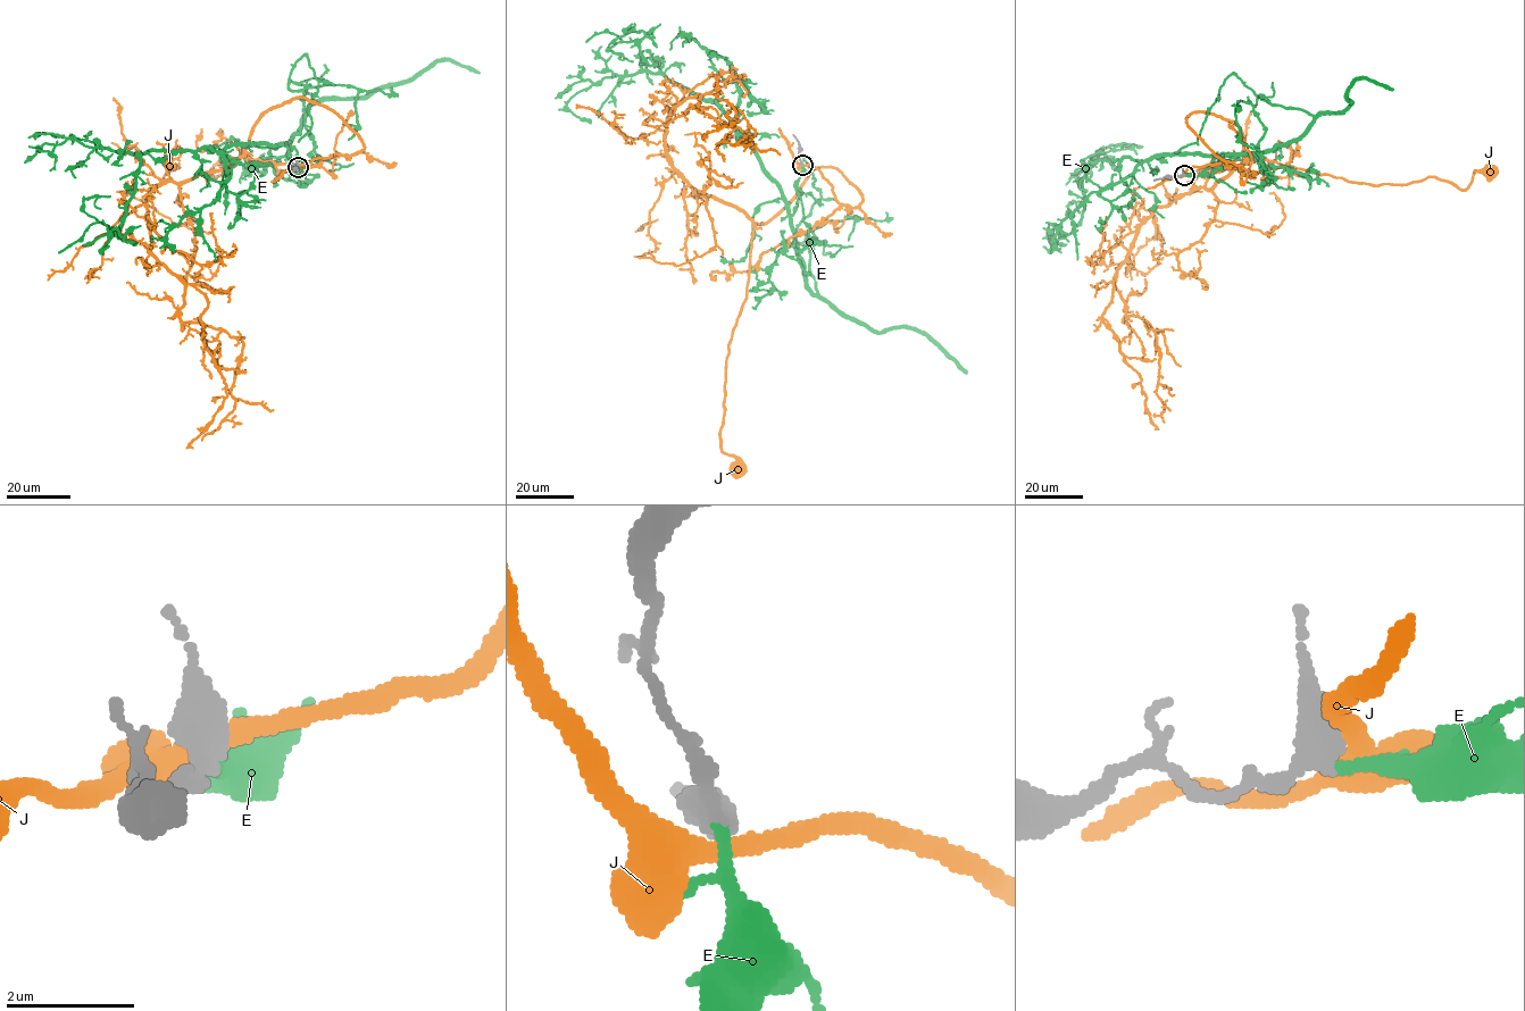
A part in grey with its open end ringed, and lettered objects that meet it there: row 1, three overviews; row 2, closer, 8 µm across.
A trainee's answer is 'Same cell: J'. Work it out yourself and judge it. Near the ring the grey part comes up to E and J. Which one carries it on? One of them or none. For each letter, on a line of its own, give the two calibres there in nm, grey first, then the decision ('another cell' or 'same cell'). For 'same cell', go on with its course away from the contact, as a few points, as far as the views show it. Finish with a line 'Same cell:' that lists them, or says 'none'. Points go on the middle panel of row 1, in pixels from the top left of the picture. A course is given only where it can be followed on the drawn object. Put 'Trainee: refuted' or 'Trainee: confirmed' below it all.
E: 400 nm thick on the grey side, 150 nm on the other; same cell; it runs (802, 165), (791, 216), (781, 186), (717, 105), (648, 65), (635, 41), (608, 49), (624, 59)
J: 440 nm thick on the grey side, 320 nm on the other; another cell
Same cell: E
Trainee: refuted

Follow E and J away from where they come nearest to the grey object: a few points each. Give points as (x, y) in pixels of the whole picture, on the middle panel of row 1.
E: (802, 165), (791, 216), (781, 186), (717, 105), (648, 65), (635, 41), (608, 49), (624, 59)
J: (802, 165), (817, 169), (841, 203), (863, 201), (835, 167), (819, 167), (755, 225), (719, 433), (738, 473)

